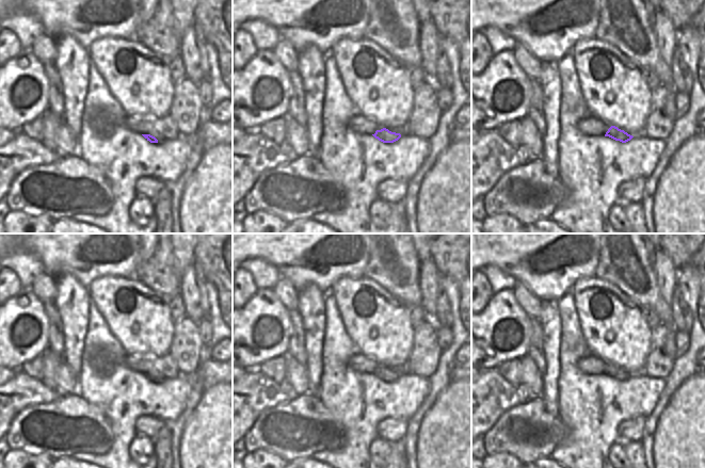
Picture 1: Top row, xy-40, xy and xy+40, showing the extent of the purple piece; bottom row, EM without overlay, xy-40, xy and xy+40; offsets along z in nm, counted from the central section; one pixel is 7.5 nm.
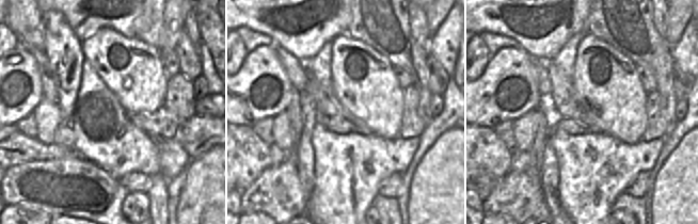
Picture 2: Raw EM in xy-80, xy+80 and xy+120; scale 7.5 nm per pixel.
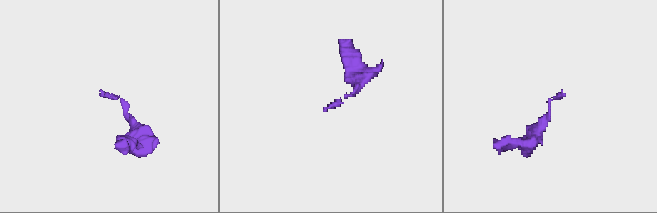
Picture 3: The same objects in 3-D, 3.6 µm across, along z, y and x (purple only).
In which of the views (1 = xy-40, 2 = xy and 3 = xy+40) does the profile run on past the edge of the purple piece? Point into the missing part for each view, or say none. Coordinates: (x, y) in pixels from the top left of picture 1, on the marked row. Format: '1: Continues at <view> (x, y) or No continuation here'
1: No continuation here
2: No continuation here
3: No continuation here.

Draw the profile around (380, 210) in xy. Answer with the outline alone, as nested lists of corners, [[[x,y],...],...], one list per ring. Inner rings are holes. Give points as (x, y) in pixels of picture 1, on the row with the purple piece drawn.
[[[381,198],[373,200],[369,208],[369,219],[376,228],[385,228],[388,225],[390,205]]]

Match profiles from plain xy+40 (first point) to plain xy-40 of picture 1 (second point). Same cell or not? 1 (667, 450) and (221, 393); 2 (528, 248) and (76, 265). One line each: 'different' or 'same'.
1: same
2: same

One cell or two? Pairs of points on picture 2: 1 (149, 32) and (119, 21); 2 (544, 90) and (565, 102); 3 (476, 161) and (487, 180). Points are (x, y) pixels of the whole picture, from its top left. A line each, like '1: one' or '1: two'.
1: two
2: two
3: two

